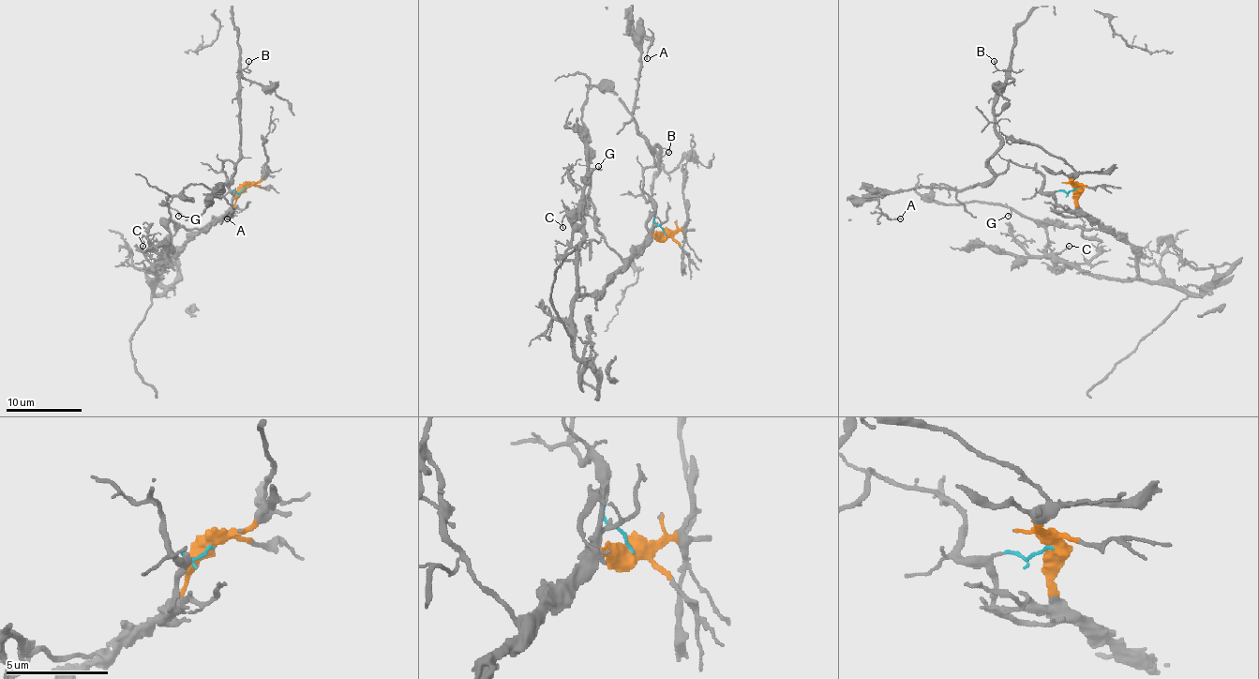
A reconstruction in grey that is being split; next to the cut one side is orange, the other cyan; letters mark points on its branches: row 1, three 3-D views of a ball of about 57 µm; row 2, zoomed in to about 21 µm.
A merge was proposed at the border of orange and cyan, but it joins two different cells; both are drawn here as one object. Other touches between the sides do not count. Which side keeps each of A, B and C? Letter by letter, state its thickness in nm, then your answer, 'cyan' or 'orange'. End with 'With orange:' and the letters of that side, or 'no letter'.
A: 120 nm thick; cyan
B: 100 nm thick; cyan
C: 120 nm thick; orange
With orange: C

